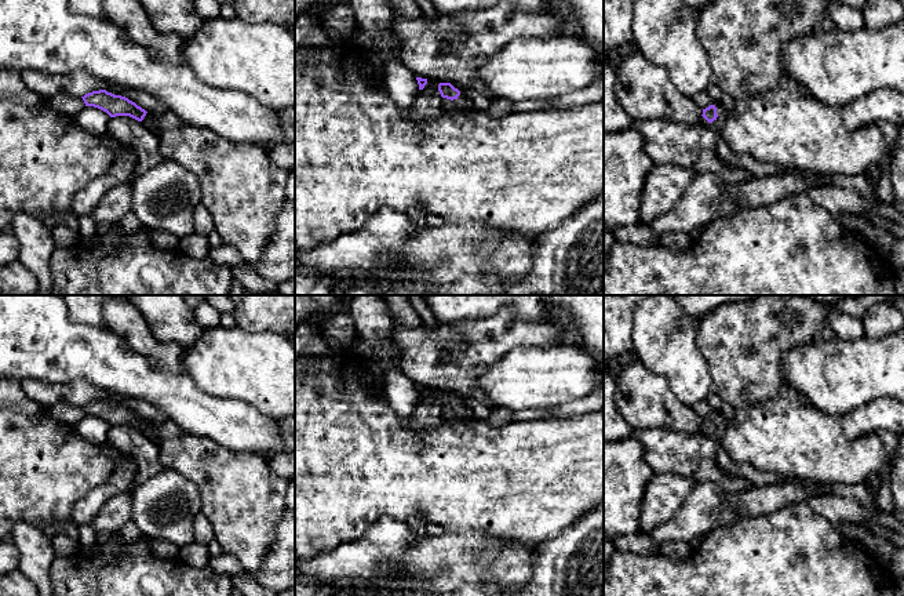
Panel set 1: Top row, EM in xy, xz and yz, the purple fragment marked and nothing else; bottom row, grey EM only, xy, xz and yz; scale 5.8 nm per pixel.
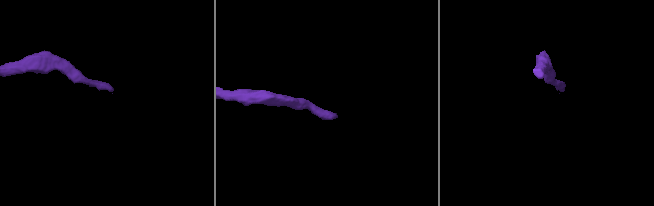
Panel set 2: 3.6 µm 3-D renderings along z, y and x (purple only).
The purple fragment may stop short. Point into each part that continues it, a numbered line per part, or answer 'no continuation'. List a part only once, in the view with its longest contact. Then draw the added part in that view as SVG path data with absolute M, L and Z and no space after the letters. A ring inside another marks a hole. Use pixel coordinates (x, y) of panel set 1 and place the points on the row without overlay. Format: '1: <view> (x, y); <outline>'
1: xz (463, 411); M452 393L452 395L460 400L460 404L453 410L442 407L440 413L442 419L474 419L474 413L467 406L464 396L458 393Z

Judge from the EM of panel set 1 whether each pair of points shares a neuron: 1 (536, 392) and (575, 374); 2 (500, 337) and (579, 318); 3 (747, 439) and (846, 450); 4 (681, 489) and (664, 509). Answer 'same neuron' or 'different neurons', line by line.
1: same neuron
2: different neurons
3: same neuron
4: same neuron

